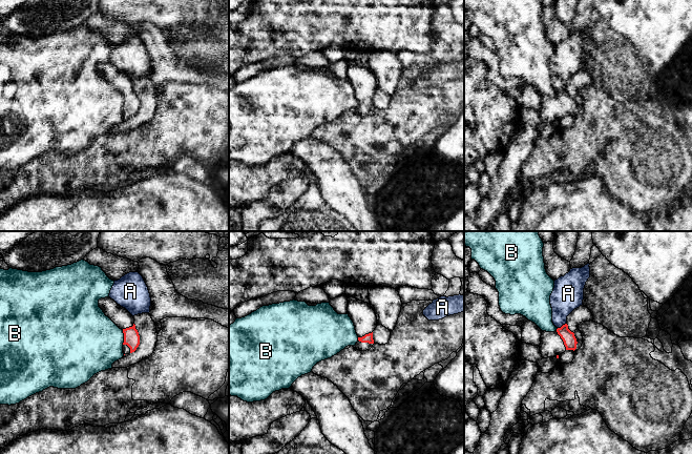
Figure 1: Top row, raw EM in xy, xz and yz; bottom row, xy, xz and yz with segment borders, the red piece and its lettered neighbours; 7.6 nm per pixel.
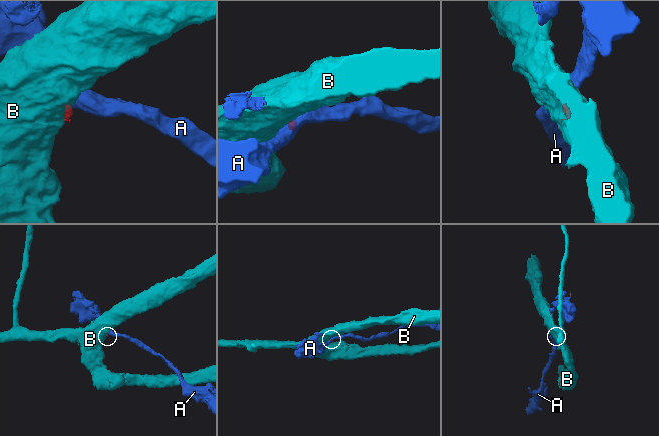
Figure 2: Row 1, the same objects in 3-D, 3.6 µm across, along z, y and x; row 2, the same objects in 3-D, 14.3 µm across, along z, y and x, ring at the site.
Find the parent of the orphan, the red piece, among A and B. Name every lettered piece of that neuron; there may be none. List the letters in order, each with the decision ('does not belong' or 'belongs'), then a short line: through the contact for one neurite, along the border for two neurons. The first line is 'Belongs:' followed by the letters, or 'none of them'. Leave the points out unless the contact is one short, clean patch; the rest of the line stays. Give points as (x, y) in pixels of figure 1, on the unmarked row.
Belongs: none of them
A: does not belong | yz (566, 87), (558, 93)
B: does not belong | xy (122, 95), (123, 108)

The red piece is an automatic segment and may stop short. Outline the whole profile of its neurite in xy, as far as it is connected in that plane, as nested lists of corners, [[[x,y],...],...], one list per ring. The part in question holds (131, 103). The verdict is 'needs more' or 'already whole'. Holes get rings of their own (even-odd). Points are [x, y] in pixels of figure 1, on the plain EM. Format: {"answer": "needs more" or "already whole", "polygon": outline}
{"answer": "needs more", "polygon": [[[110,62],[99,64],[99,71],[124,98],[123,118],[129,119],[140,109],[140,100],[135,94],[133,81]]]}

